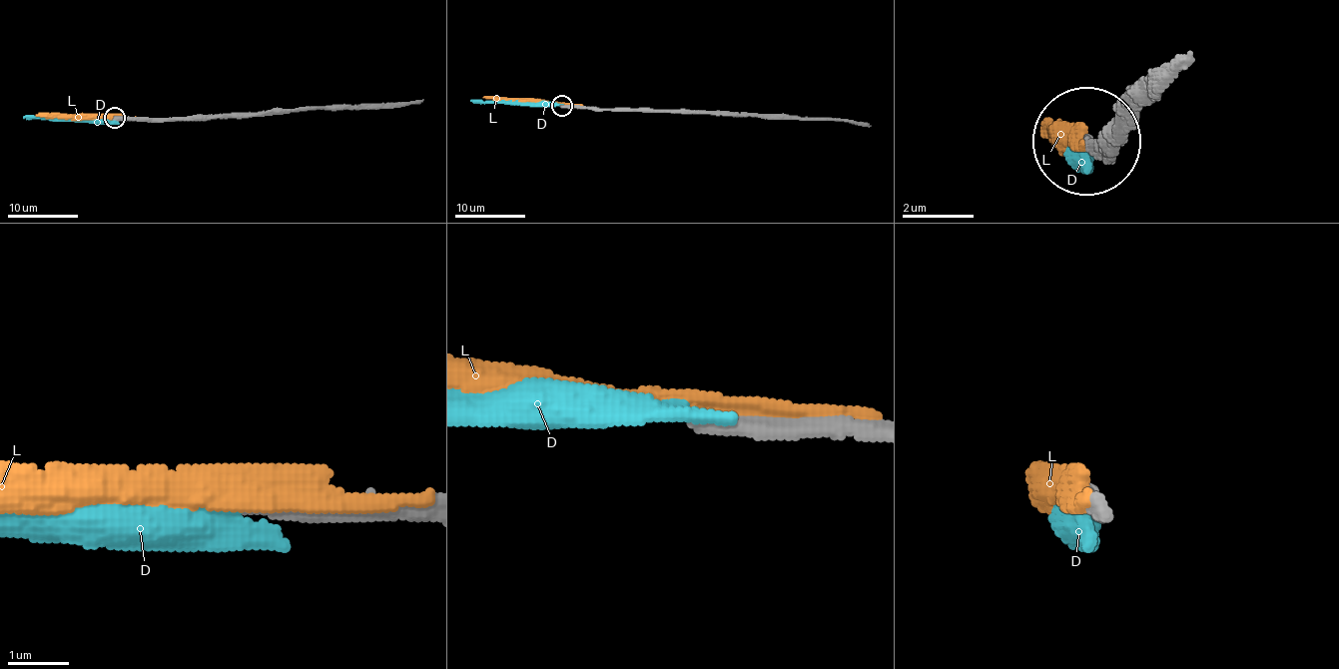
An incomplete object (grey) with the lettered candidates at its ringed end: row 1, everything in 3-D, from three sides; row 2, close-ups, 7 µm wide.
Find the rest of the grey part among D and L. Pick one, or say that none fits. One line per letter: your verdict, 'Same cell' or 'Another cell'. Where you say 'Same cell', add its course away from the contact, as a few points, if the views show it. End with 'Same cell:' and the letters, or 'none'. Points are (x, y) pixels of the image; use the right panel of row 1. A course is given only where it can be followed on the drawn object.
D: Another cell
L: Another cell
Same cell: none

